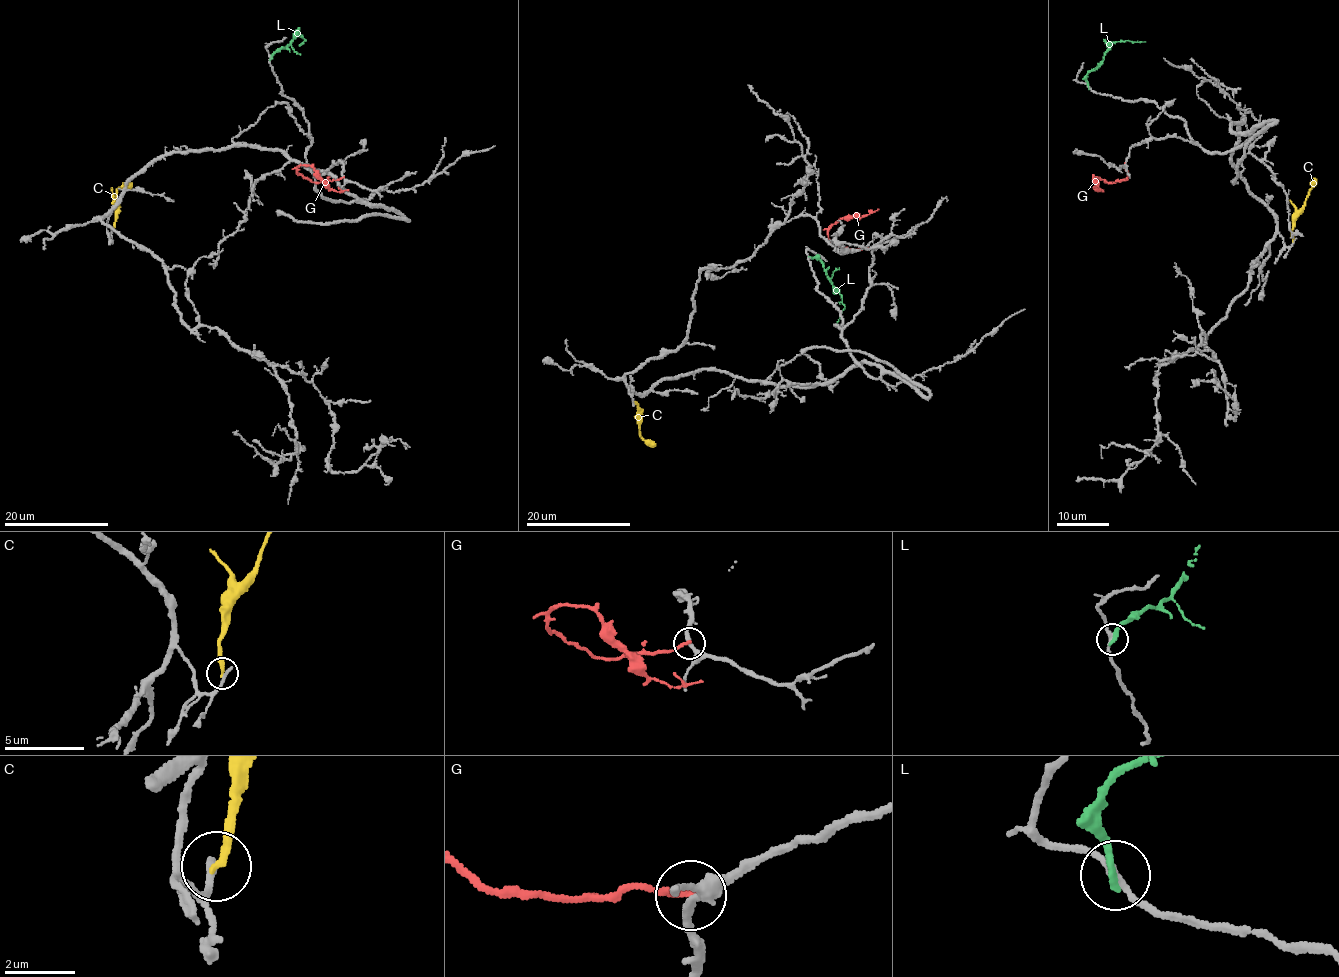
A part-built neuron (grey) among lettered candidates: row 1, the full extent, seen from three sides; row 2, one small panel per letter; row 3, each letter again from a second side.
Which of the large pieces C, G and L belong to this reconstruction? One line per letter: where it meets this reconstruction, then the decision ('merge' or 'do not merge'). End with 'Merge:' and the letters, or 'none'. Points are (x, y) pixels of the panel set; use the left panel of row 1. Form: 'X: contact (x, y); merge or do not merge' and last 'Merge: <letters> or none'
C: contact (112, 229); do not merge
G: contact (343, 177); do not merge
L: contact (271, 58); do not merge
Merge: none

